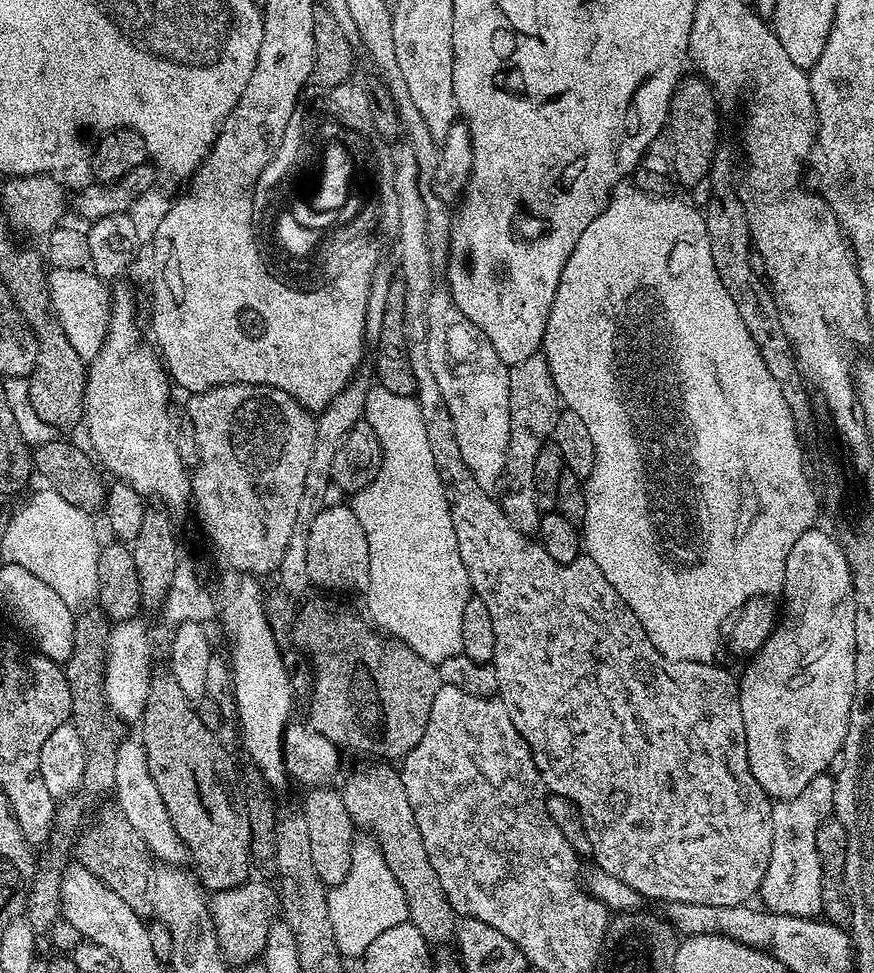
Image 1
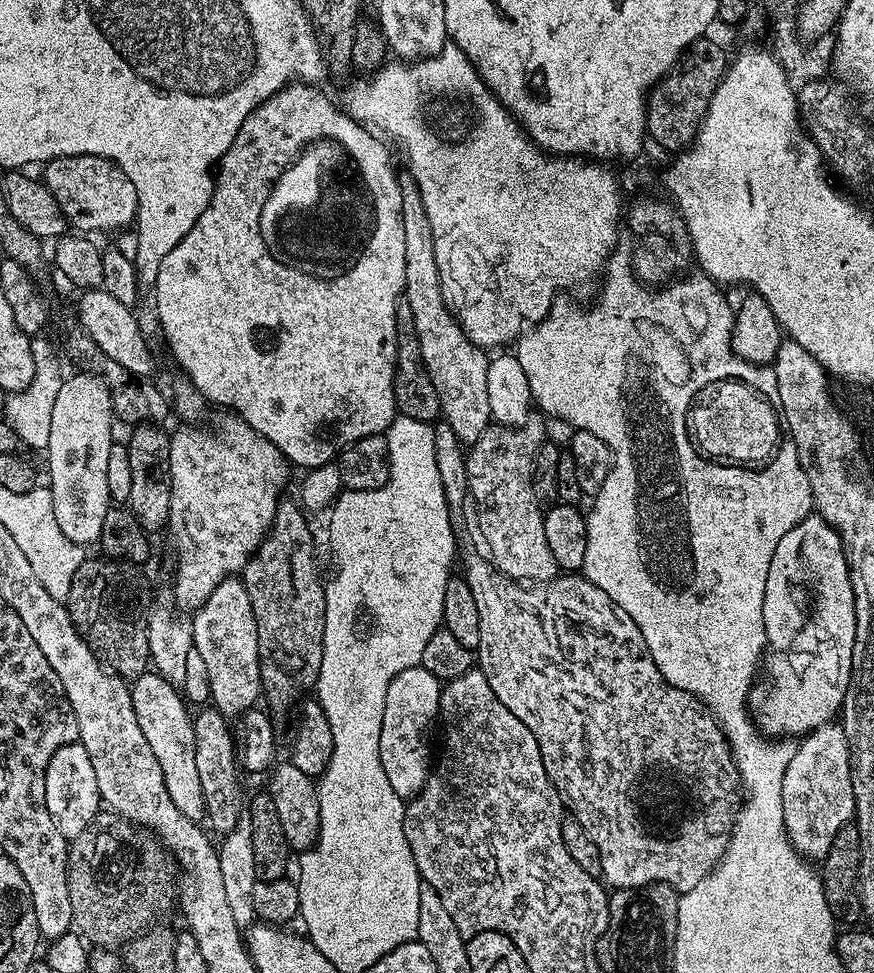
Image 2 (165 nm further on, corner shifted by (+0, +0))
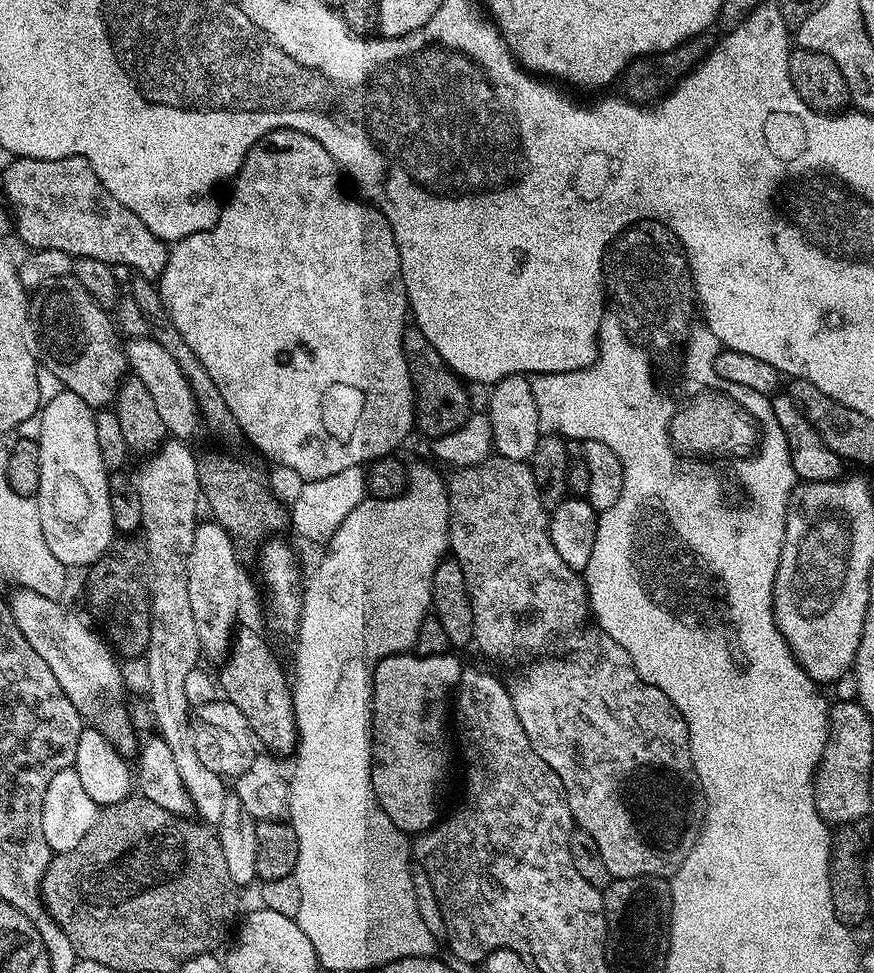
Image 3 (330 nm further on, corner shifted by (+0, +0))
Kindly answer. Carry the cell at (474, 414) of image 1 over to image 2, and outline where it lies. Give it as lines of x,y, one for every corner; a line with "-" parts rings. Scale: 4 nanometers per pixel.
411,182
401,183
400,189
402,226
406,230
406,278
403,295
414,314
414,326
418,342
422,346
422,358
426,362
430,382
434,382
434,390
438,390
443,423
454,430
461,445
471,446
478,442
478,438
482,438
492,420
486,390
486,372
490,360
485,349
468,341
468,336
460,329
452,313
448,311
448,305
444,303
440,293
438,262
434,258
434,242
419,190

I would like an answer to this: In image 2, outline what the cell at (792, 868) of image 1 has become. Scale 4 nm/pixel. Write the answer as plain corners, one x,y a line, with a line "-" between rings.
839,723
815,728
799,741
782,778
784,829
798,855
812,862
823,861
834,834
856,815
852,759
848,739

